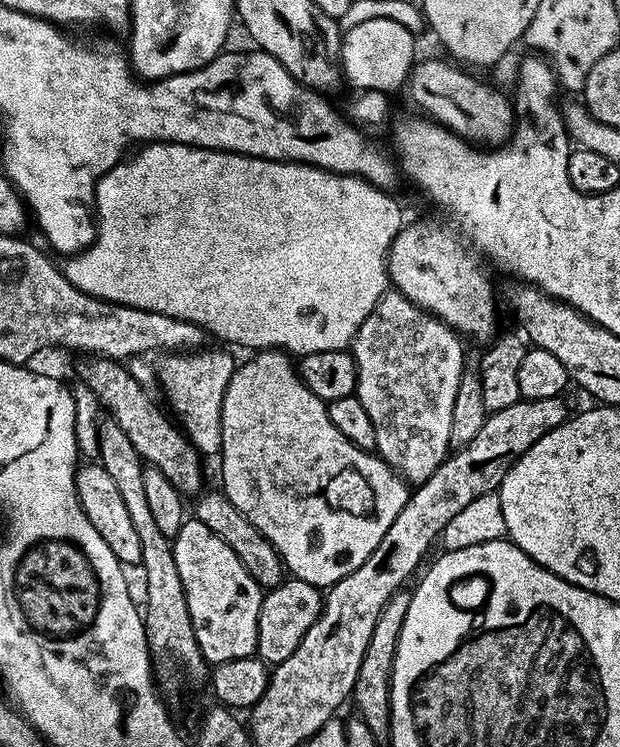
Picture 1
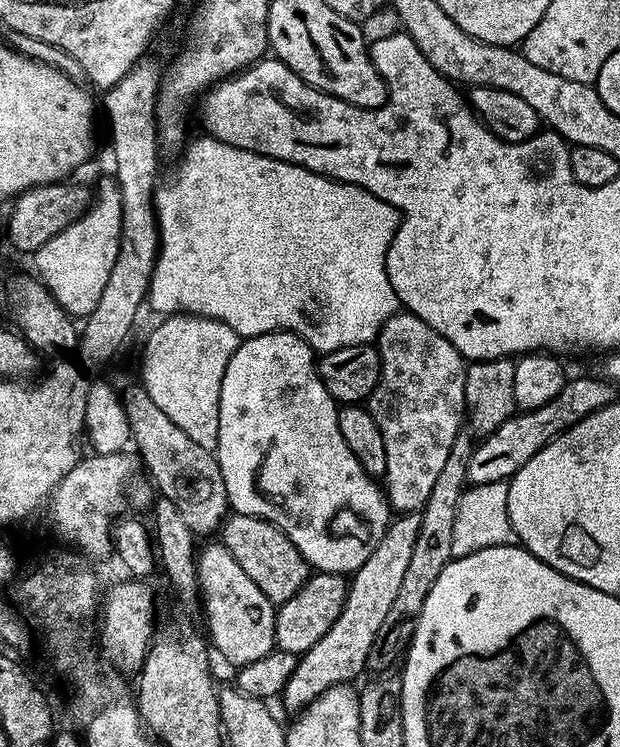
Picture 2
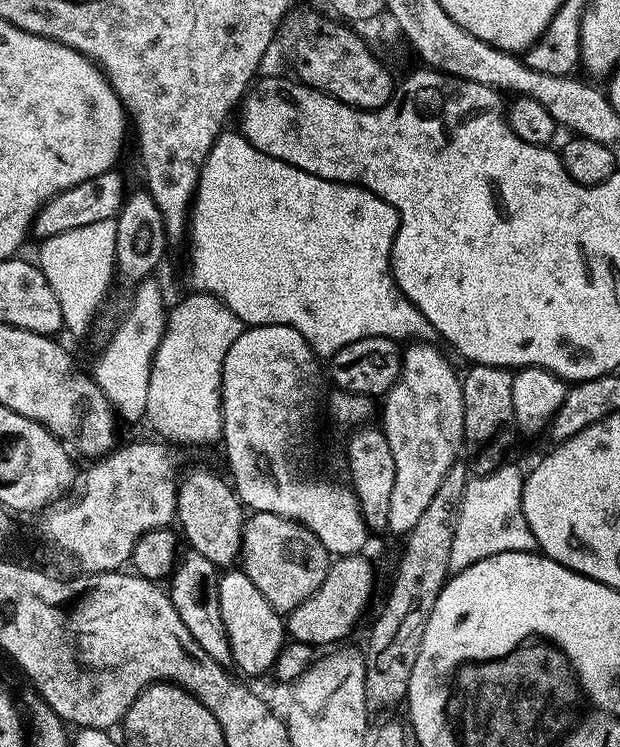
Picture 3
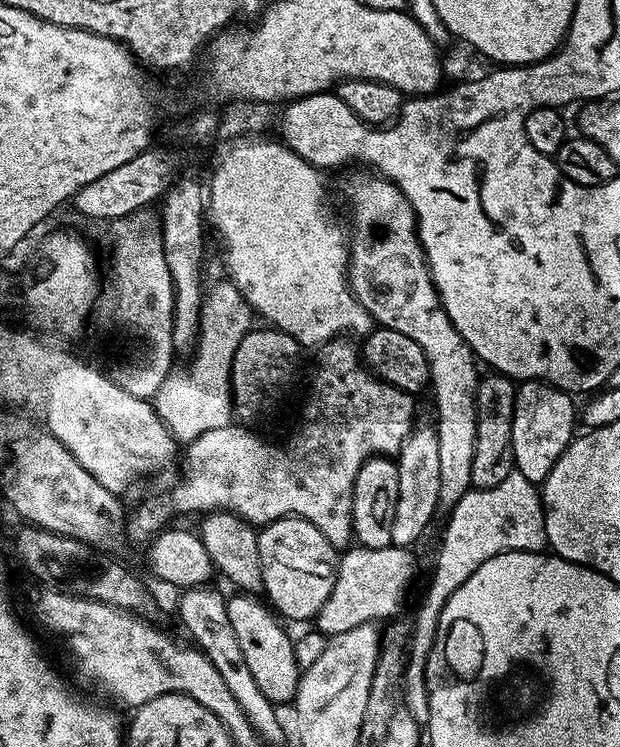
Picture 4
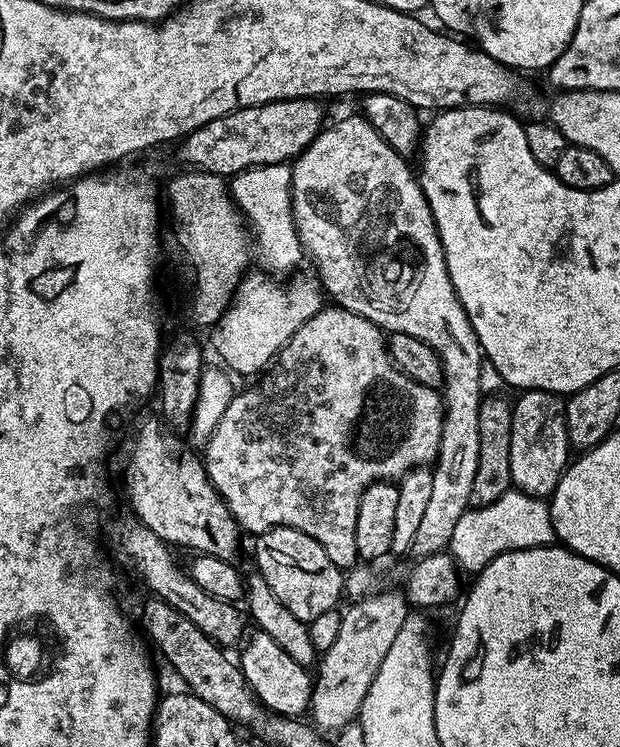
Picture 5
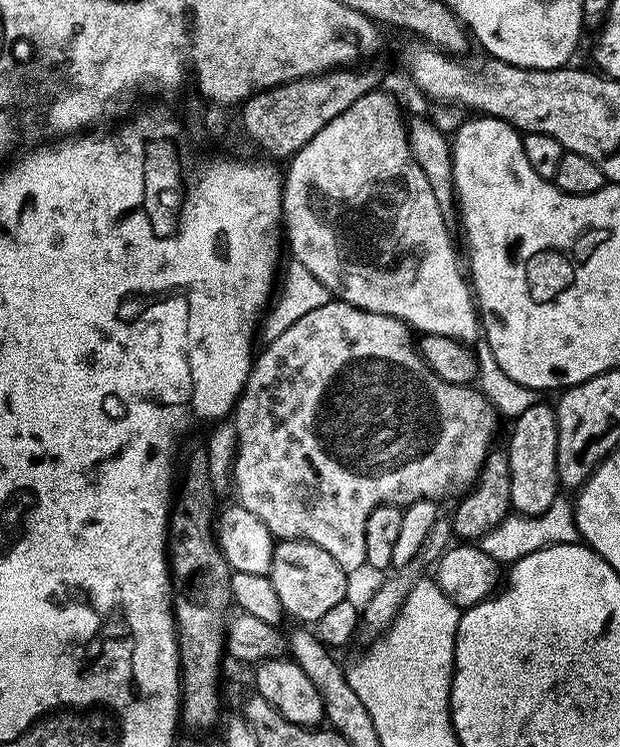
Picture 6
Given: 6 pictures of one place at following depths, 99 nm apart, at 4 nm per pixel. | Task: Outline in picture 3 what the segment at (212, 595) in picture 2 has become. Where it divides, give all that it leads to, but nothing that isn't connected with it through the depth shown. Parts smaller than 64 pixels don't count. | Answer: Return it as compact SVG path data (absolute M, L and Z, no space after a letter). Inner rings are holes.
M228 570L221 575L218 606L222 606L222 622L226 622L226 634L230 638L232 664L248 676L271 673L286 643L286 624L281 613L276 612L266 598L262 598L262 590L258 590L258 586L254 586L242 570Z

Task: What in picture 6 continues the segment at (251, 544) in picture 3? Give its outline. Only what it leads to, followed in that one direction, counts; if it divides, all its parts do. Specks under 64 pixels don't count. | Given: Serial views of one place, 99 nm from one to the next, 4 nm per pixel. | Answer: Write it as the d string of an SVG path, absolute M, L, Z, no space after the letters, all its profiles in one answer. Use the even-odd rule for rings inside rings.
M308 540L279 541L272 555L267 577L274 586L278 602L282 602L285 613L289 617L293 616L296 622L303 622L308 626L315 625L316 620L322 618L322 614L326 614L333 606L338 606L338 602L342 602L349 595L349 573L344 572L342 566L338 566L338 562L334 562L334 558L330 558L326 550L322 550L322 546L314 546Z

